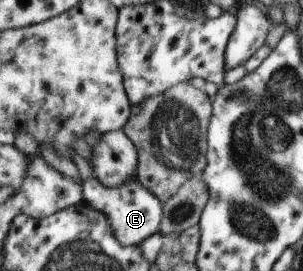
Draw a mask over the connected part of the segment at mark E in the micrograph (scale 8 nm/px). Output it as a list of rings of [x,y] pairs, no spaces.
[[[96,178],[85,180],[83,187],[84,202],[94,206],[94,209],[102,211],[108,217],[108,223],[116,239],[126,245],[140,245],[142,241],[149,239],[154,233],[160,233],[160,225],[164,219],[165,204],[163,204],[154,193],[150,193],[138,178],[124,183],[122,187],[106,187]]]

